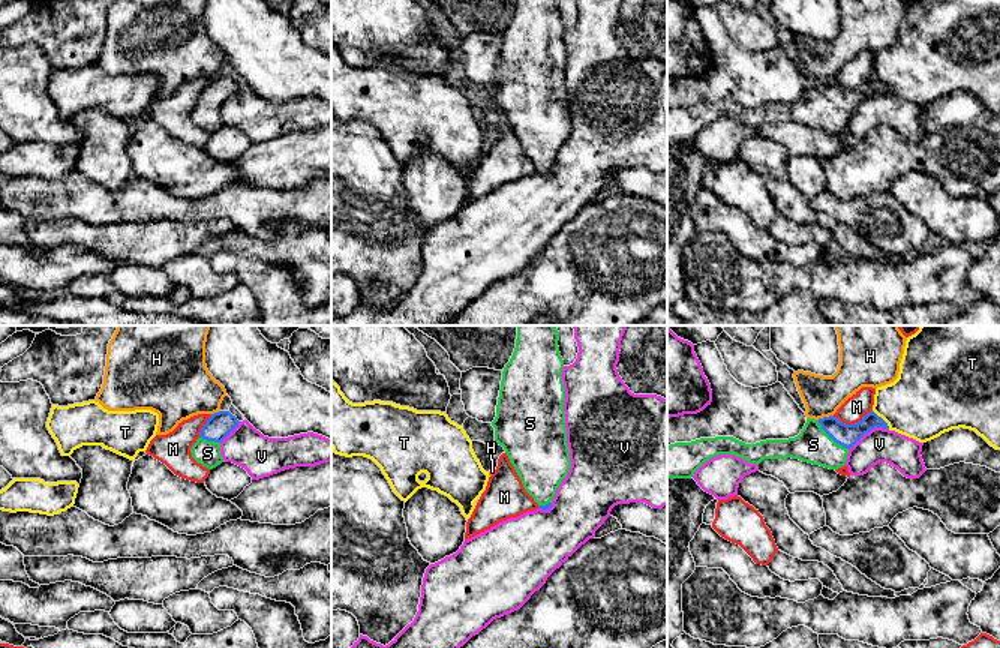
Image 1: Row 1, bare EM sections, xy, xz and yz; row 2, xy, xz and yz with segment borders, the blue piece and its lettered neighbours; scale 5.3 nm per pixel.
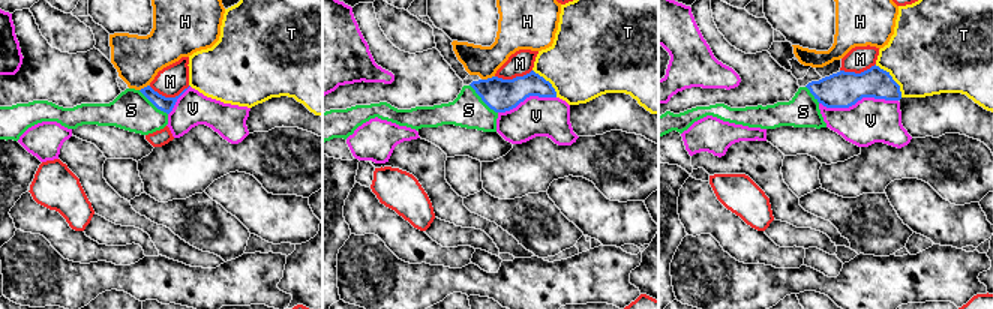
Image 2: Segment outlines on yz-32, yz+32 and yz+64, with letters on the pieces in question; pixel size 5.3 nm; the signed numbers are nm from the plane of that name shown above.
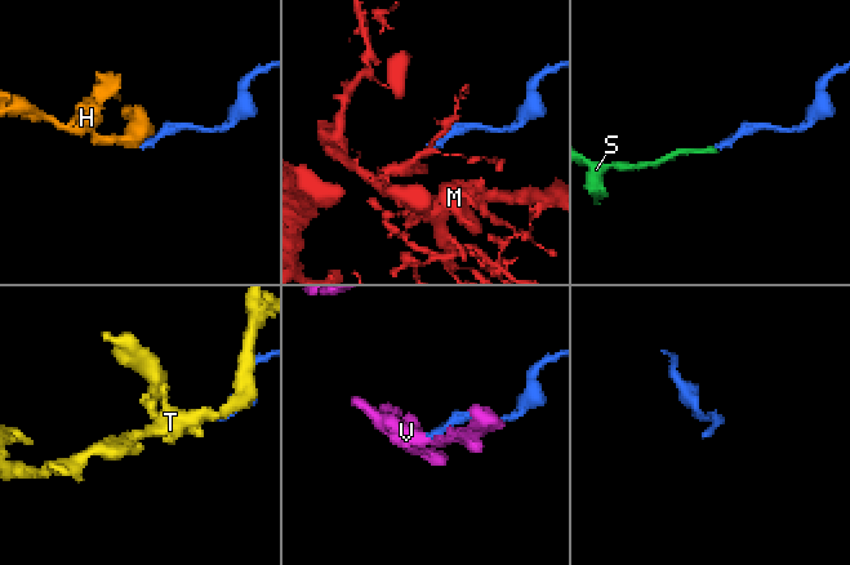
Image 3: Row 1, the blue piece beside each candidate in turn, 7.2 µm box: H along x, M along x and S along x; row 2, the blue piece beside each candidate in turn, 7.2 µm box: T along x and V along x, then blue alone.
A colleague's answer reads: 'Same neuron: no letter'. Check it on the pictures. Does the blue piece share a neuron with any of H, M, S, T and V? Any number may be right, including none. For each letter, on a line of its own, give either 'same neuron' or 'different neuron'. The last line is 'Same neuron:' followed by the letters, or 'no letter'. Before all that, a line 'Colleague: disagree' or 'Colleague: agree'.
Colleague: disagree
H: different neuron
M: different neuron
S: same neuron
T: different neuron
V: different neuron
Same neuron: S

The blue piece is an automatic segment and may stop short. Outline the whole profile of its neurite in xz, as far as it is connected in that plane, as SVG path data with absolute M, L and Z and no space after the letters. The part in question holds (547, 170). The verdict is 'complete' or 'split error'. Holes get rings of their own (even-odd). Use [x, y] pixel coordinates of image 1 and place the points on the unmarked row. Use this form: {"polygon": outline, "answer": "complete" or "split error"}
{"polygon": "M517 0L514 16L502 34L496 81L492 86L495 105L504 111L525 154L541 174L552 171L571 130L561 40L564 24L558 4L559 0Z", "answer": "split error"}

